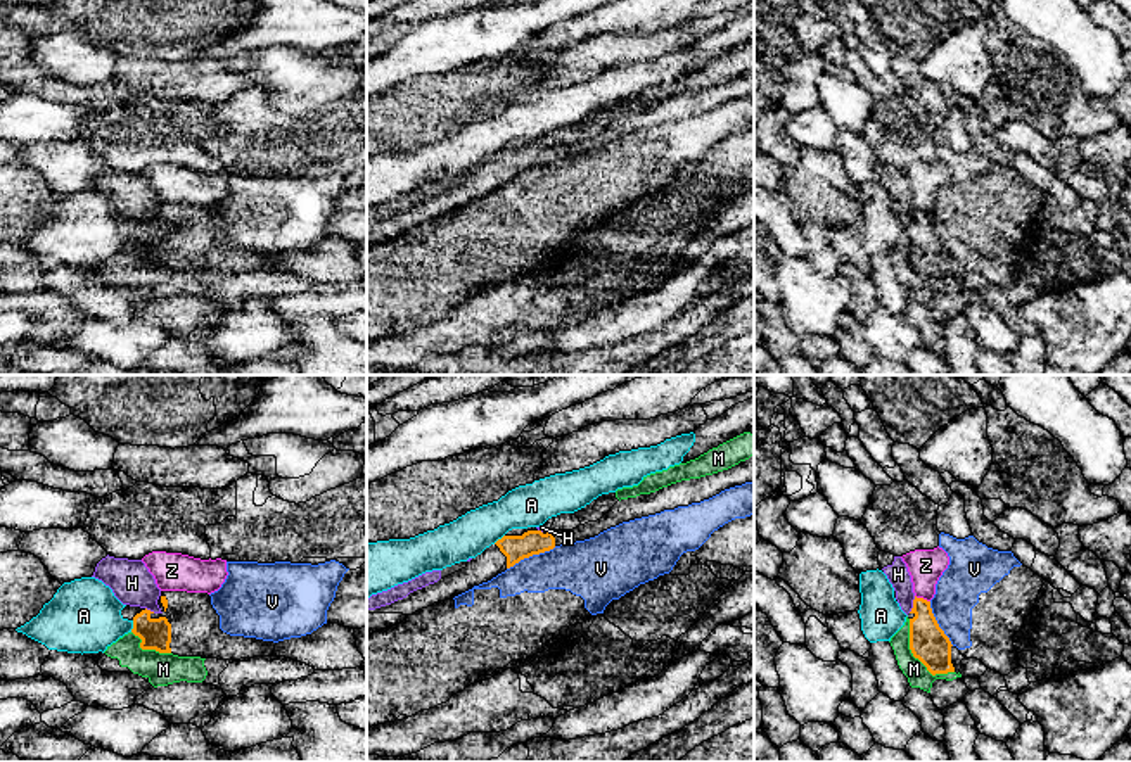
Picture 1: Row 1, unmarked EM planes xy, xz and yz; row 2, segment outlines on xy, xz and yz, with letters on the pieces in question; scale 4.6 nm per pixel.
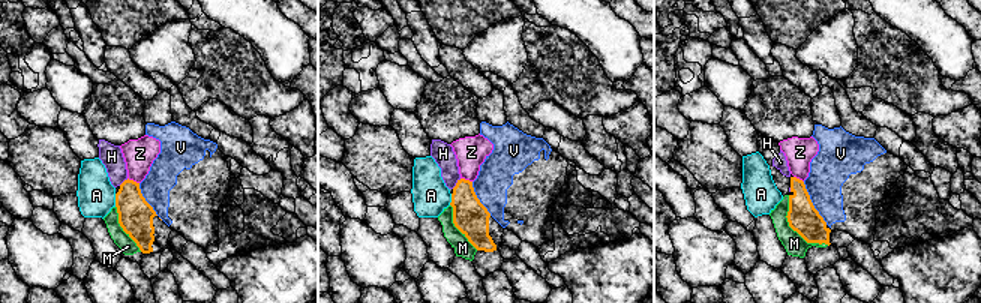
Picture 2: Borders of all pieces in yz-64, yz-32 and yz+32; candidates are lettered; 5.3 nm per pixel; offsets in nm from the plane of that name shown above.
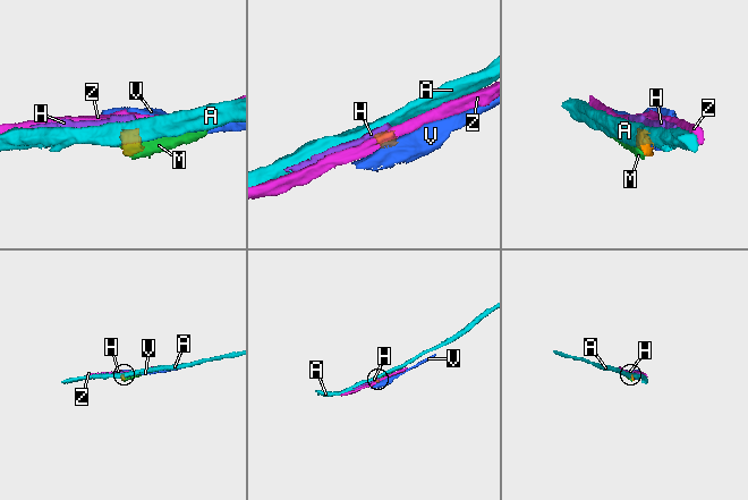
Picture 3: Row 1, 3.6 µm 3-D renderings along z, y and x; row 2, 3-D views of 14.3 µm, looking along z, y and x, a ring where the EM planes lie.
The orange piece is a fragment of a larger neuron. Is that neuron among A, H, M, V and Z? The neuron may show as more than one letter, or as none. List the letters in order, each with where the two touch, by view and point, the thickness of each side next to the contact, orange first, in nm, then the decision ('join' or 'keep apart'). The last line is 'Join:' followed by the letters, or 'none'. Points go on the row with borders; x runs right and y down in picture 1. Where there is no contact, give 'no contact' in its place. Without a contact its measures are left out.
A: xy (134, 626) | 140/340 nm | keep apart
H: yz (913, 605) | 180/100 nm | keep apart
M: yz (915, 657) | 180/100 nm | keep apart
V: xz (531, 555) | 120/260 nm | keep apart
Z: yz (922, 598) | 180/160 nm | keep apart
Join: none

